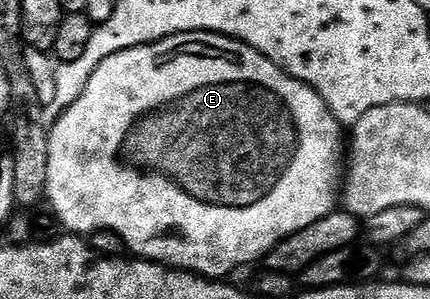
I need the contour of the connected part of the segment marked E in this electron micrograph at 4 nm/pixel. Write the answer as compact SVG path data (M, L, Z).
M208 30L171 34L160 42L135 46L102 60L90 76L80 99L51 123L48 143L50 164L46 202L52 205L61 224L68 229L65 231L76 236L91 236L97 230L114 230L122 236L133 255L213 280L227 279L231 270L248 266L259 258L261 261L286 236L302 232L302 228L310 228L310 224L331 214L337 209L342 194L342 175L346 170L345 131L320 93L313 86L291 78L281 66L275 66L247 42L238 42L235 38L212 34Z

